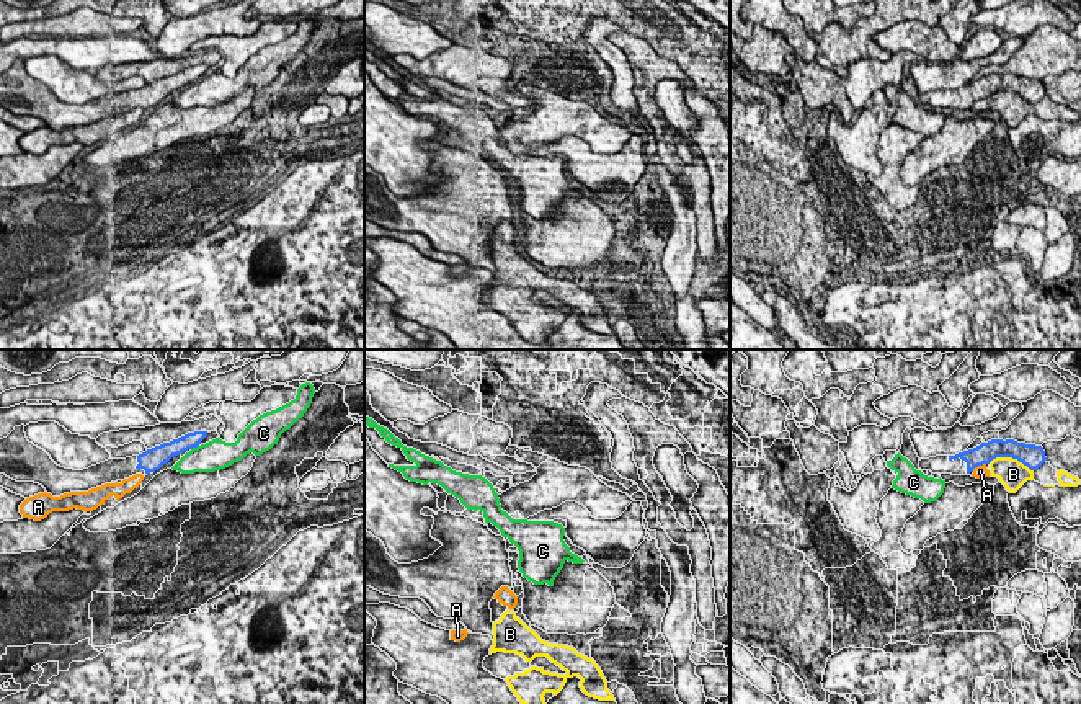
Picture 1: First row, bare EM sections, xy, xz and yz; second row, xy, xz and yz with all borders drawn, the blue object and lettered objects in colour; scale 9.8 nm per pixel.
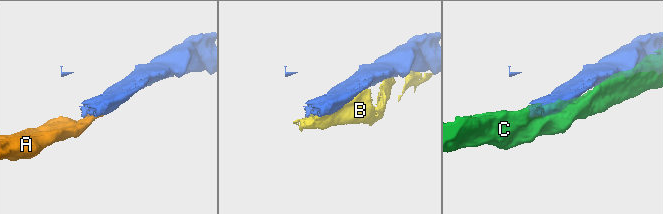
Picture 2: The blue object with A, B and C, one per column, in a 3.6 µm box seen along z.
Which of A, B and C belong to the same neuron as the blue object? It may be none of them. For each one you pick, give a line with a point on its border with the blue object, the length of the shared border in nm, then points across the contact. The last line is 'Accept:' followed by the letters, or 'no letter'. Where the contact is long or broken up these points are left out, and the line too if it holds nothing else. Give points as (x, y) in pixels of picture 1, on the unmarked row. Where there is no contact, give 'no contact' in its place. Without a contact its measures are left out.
Accept: no letter

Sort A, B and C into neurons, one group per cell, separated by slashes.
A B / C

